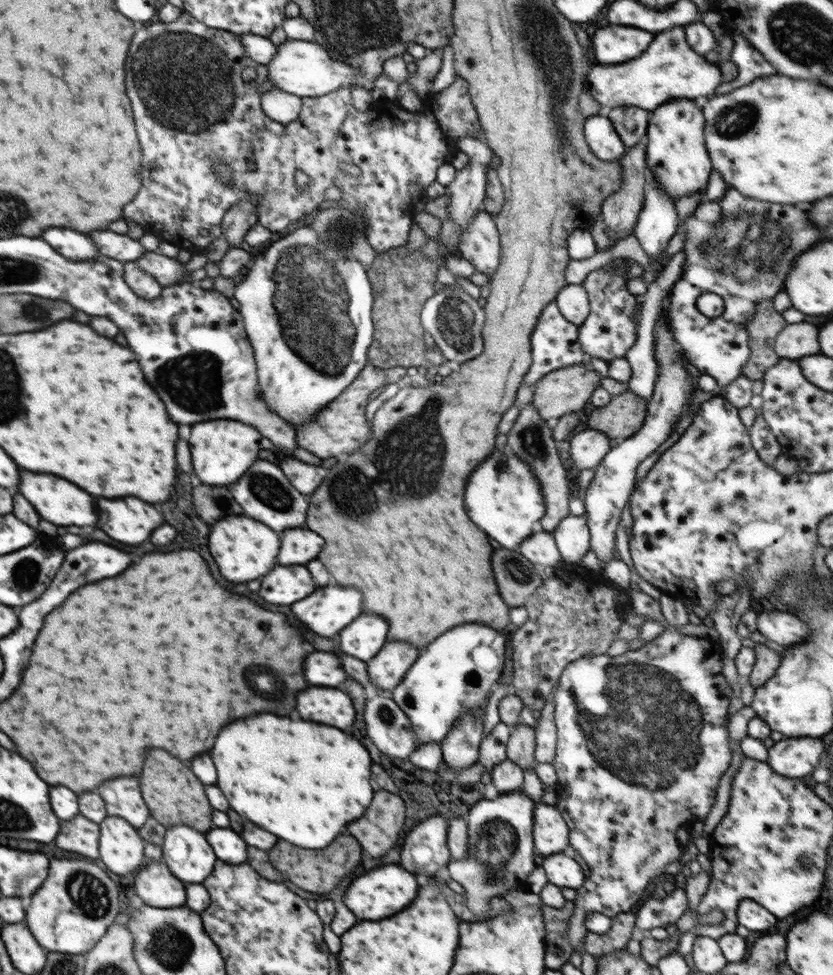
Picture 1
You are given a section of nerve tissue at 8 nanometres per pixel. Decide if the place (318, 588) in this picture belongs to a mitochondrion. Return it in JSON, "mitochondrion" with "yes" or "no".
{"mitochondrion":"no"}

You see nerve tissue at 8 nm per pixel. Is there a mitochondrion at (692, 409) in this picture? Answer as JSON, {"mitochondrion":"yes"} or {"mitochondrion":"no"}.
{"mitochondrion":"no"}

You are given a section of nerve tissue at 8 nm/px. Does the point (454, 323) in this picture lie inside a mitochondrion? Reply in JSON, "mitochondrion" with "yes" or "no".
{"mitochondrion":"yes"}

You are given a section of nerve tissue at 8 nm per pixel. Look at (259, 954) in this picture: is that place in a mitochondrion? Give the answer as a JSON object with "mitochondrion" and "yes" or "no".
{"mitochondrion":"no"}

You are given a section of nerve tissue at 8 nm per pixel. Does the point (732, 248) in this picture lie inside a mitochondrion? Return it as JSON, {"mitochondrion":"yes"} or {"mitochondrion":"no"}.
{"mitochondrion":"yes"}

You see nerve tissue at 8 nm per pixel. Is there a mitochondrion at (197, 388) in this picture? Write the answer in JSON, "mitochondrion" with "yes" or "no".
{"mitochondrion":"yes"}

